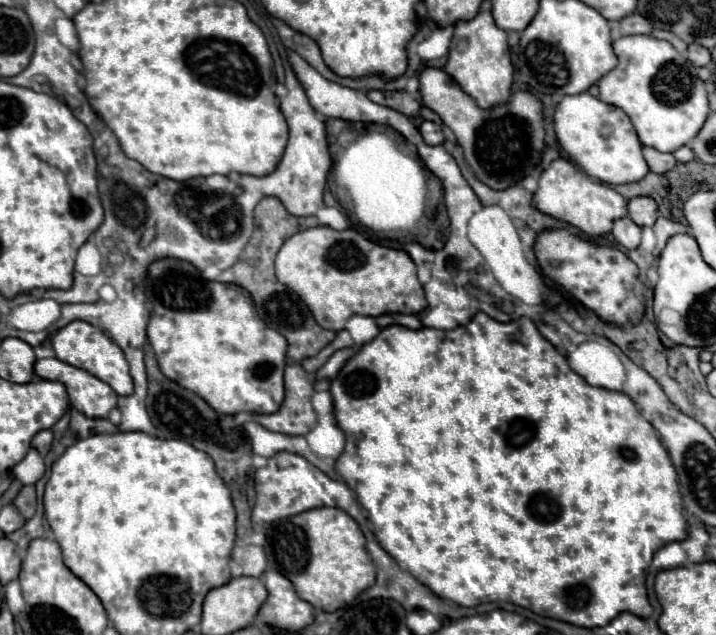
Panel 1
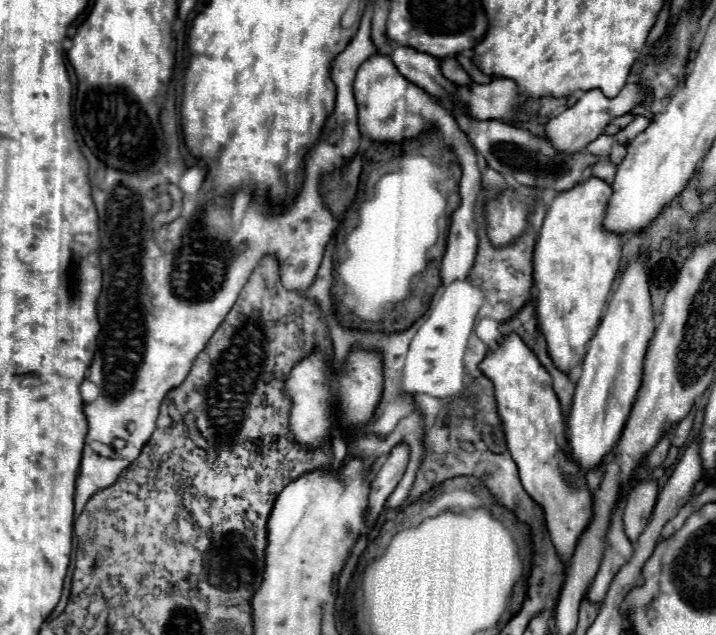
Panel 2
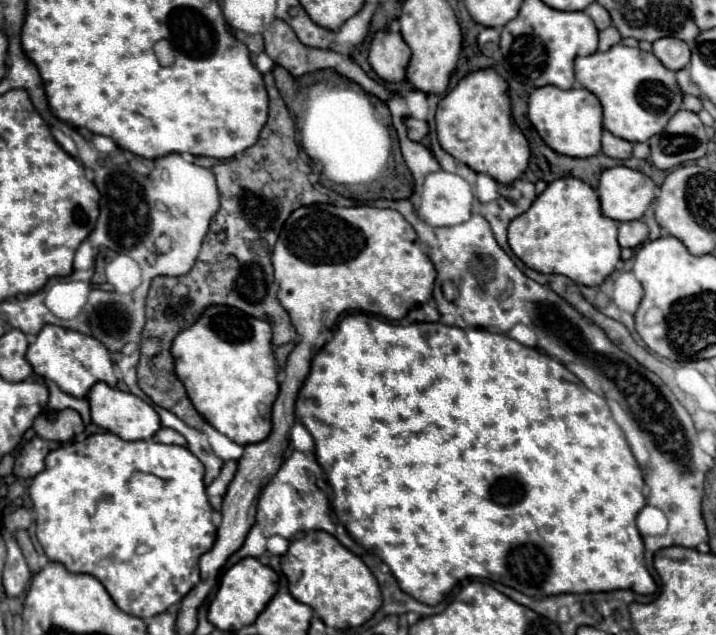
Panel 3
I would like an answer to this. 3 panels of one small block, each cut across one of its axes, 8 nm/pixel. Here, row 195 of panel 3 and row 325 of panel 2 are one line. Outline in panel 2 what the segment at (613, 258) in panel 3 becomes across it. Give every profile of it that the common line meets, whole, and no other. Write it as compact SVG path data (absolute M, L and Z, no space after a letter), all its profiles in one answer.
M594 176L572 186L570 190L560 192L546 212L546 218L544 218L544 224L540 230L540 238L538 238L538 246L536 246L534 258L532 258L536 318L538 318L542 334L546 336L550 358L566 374L582 360L584 348L586 348L588 340L594 336L594 330L598 326L598 320L602 316L606 300L610 296L614 276L618 272L618 264L620 264L618 250L622 250L622 242L626 240L622 236L620 238L614 236L612 232L606 232L602 228L606 200L610 200L610 184L600 178L594 178Z

